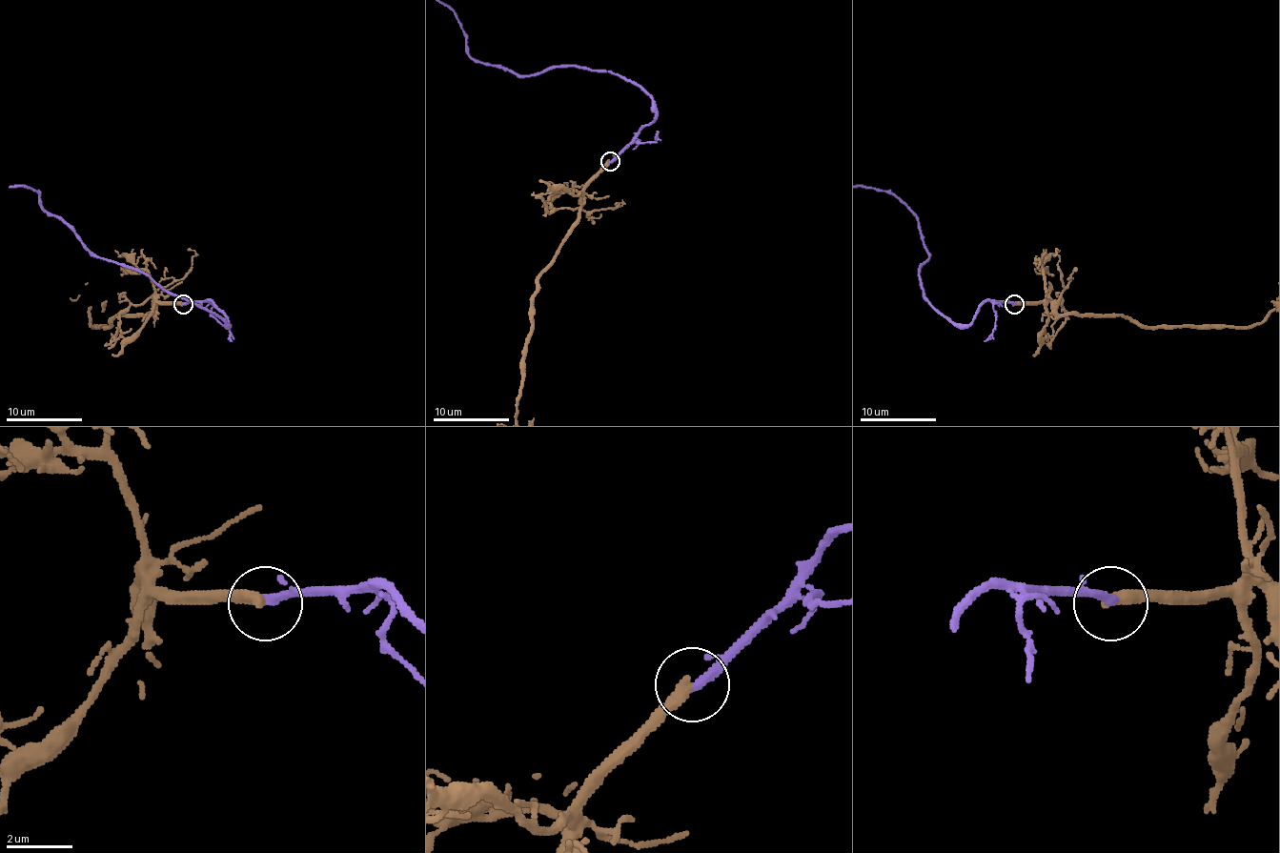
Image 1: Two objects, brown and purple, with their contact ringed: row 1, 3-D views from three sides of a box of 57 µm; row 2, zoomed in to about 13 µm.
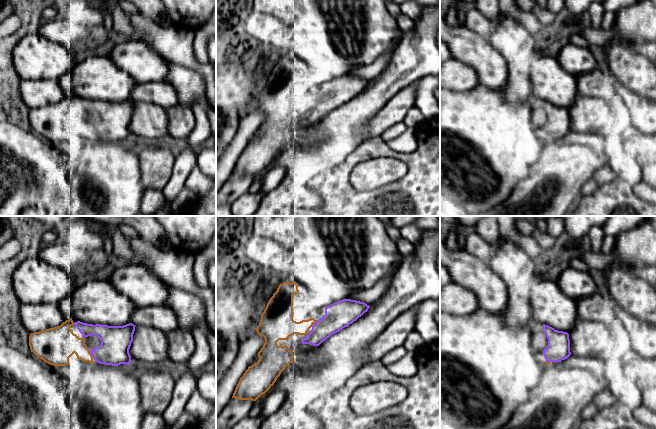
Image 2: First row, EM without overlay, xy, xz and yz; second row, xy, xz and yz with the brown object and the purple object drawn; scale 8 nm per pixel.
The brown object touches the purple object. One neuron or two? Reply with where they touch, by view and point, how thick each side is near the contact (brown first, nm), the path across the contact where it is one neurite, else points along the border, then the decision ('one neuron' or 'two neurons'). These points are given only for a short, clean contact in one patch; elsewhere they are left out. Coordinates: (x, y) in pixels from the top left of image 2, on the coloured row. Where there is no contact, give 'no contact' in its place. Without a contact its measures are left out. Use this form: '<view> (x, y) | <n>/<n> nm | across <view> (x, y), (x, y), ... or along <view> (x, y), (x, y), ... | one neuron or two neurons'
xy (91, 354) | 240/240 nm | two neurons

